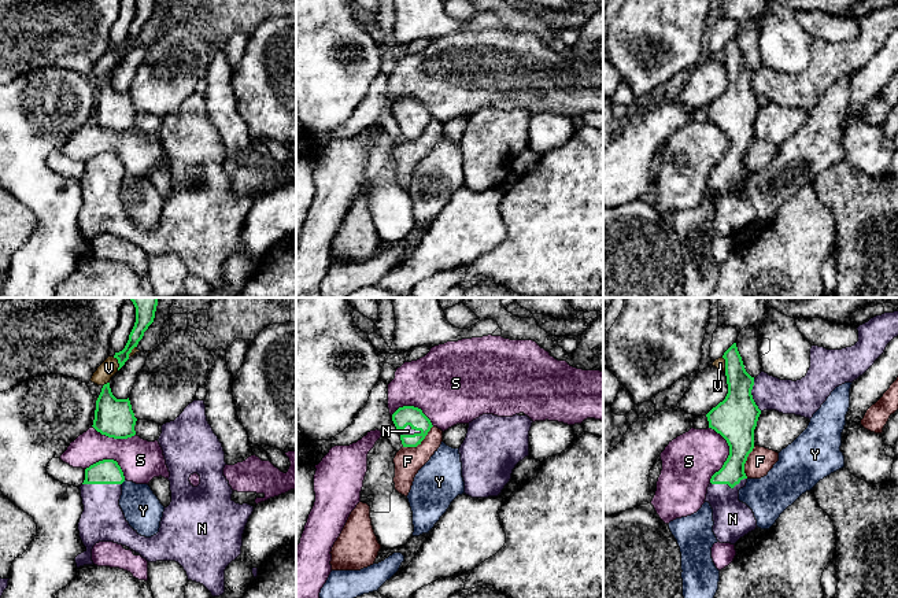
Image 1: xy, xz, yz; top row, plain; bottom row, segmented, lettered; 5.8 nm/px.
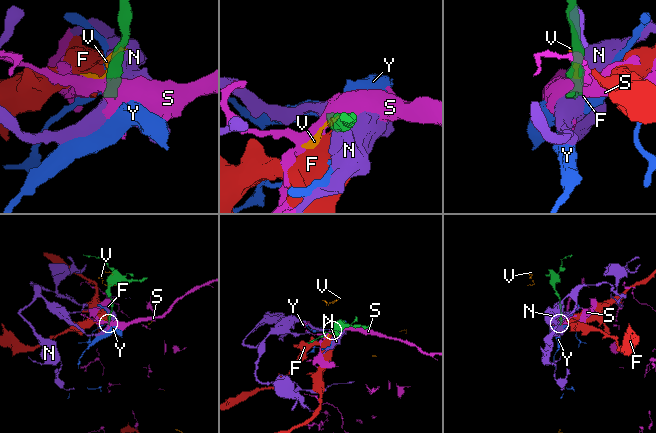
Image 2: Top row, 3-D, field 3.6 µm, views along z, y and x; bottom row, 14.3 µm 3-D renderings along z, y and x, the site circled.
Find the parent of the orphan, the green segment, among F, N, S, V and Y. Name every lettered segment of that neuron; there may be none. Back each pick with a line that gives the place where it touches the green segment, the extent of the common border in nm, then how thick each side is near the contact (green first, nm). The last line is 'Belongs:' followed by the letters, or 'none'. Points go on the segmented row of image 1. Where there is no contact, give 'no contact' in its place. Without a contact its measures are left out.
N: meets green in xz at (410, 425); contact 140 nm long; 120 nm thick on the green side, 50 nm on the other
Belongs: N

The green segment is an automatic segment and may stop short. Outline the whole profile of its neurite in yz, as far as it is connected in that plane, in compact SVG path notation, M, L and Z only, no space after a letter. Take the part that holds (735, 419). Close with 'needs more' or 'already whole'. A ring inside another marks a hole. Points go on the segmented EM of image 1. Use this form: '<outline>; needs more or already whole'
M898 311L876 315L860 325L857 331L858 342L851 347L827 350L812 346L810 368L806 376L797 381L780 380L765 372L761 372L755 379L751 377L744 369L736 343L724 352L728 394L706 414L709 428L720 433L729 446L729 455L723 468L712 476L705 499L713 509L713 532L720 543L735 545L740 538L758 528L753 510L739 501L739 490L747 483L744 464L754 448L754 429L760 414L764 410L776 410L810 420L836 387L853 383L862 376L884 352L887 344L898 336Z; needs more

